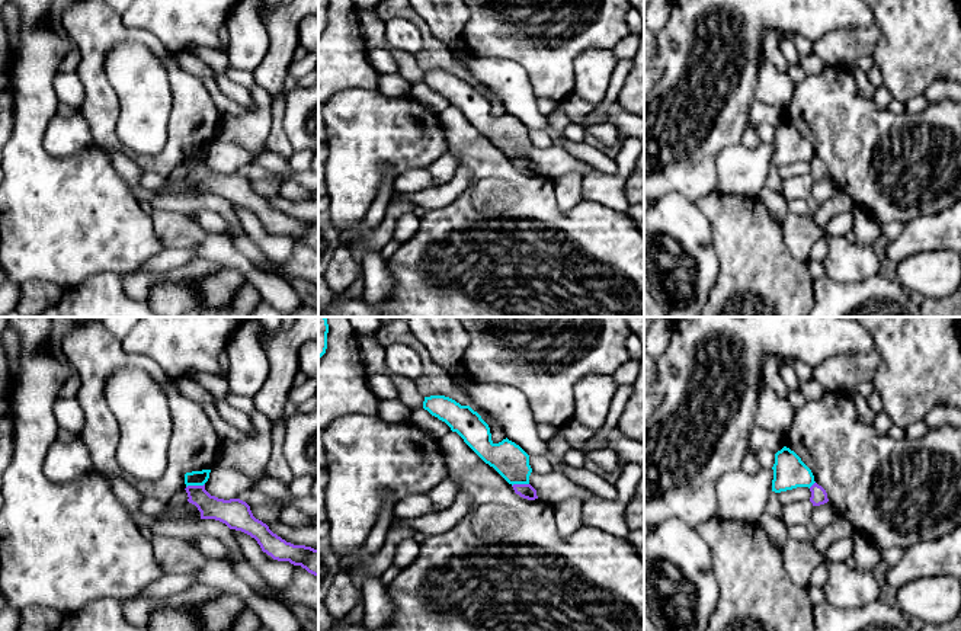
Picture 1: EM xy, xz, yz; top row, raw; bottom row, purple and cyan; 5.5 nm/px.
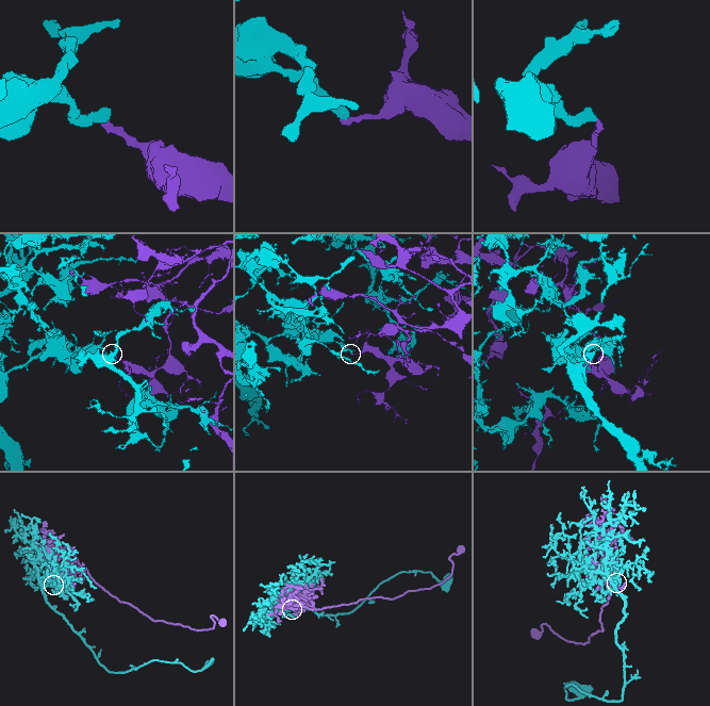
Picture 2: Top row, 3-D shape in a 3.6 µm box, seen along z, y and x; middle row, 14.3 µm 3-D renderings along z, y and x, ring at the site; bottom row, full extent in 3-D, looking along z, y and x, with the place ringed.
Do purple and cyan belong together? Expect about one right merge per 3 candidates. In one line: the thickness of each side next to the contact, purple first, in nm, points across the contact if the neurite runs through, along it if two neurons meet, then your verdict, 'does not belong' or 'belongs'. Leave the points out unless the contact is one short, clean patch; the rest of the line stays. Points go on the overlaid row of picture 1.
calibres 150 and 80 nm; border xy (204, 483), (186, 487); does not belong

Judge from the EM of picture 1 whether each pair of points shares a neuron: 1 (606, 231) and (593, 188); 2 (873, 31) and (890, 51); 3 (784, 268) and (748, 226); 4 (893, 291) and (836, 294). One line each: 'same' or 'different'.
1: different
2: different
3: same
4: same

